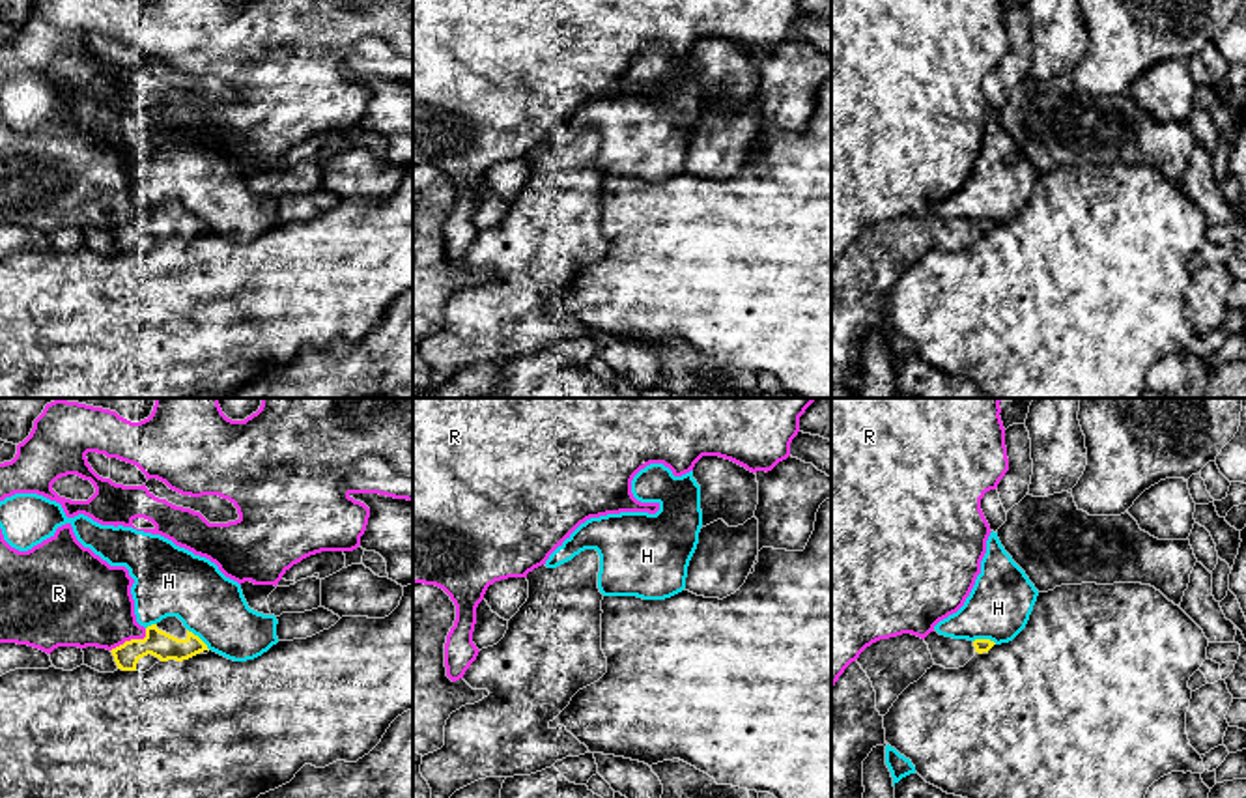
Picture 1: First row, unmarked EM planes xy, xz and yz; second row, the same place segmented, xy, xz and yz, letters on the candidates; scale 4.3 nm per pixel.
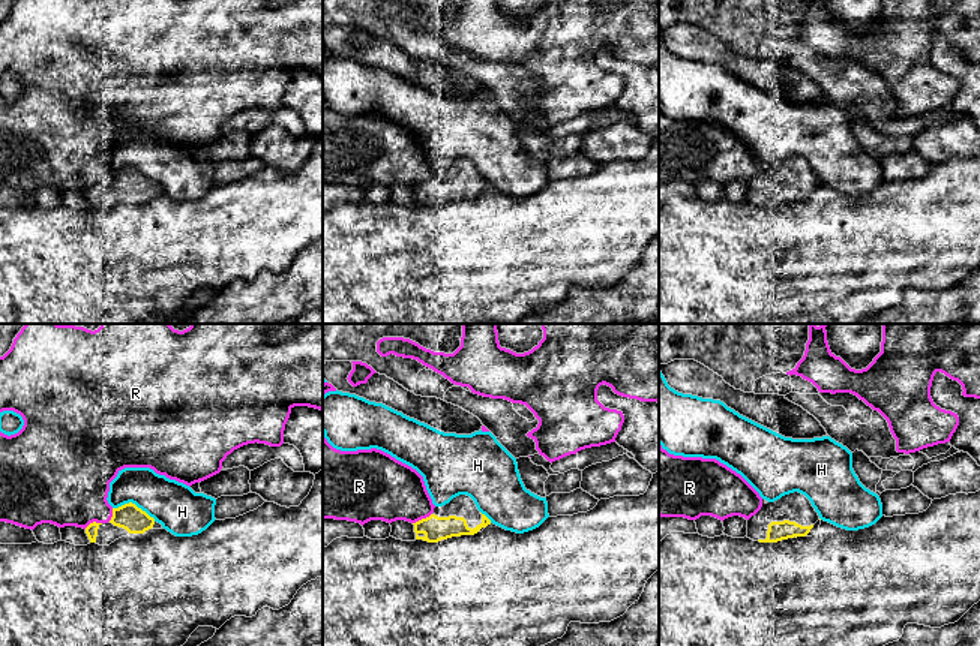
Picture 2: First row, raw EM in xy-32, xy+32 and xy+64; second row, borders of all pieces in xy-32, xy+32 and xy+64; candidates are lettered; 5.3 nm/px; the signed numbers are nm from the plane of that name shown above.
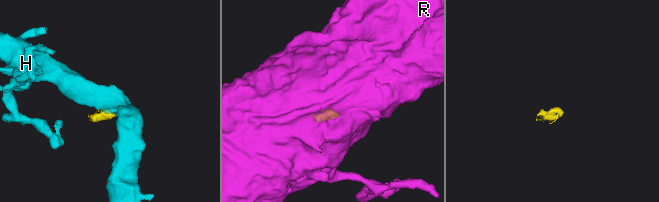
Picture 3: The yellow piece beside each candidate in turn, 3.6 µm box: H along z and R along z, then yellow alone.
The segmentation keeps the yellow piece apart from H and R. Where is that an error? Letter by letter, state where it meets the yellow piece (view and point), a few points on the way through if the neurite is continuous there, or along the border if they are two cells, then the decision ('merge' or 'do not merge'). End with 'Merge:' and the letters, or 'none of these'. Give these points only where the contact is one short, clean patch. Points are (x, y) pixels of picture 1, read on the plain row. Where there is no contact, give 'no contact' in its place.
H: contact xy (198, 219); do not merge
R: contact xy (131, 221); do not merge
Merge: none of these

